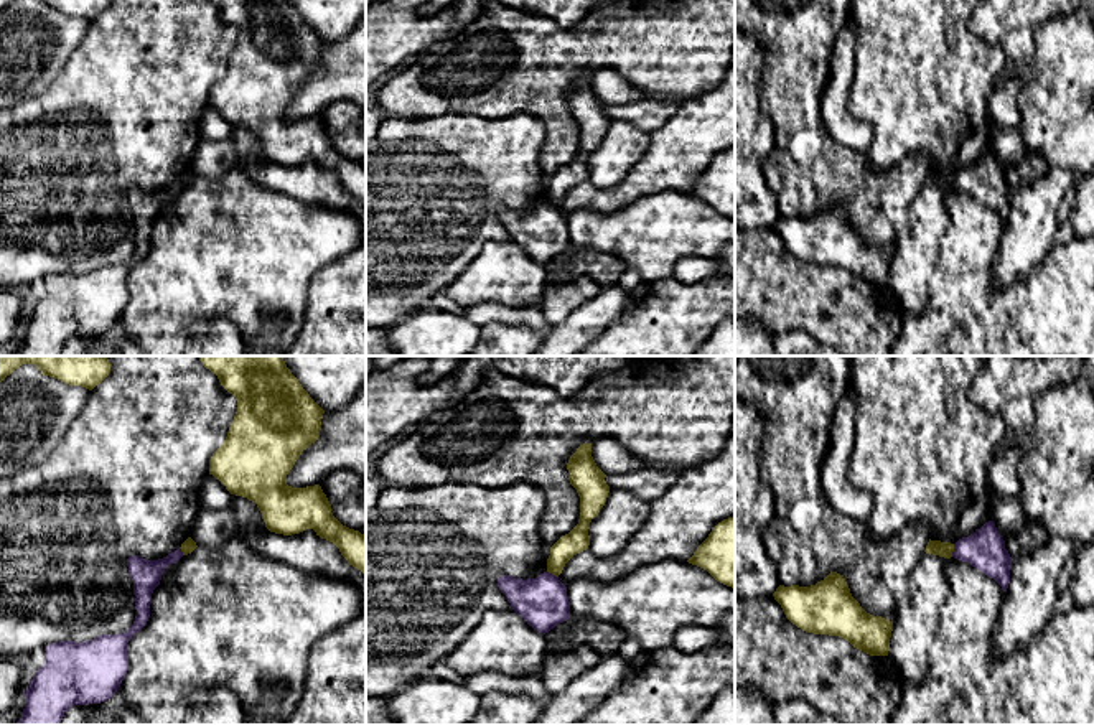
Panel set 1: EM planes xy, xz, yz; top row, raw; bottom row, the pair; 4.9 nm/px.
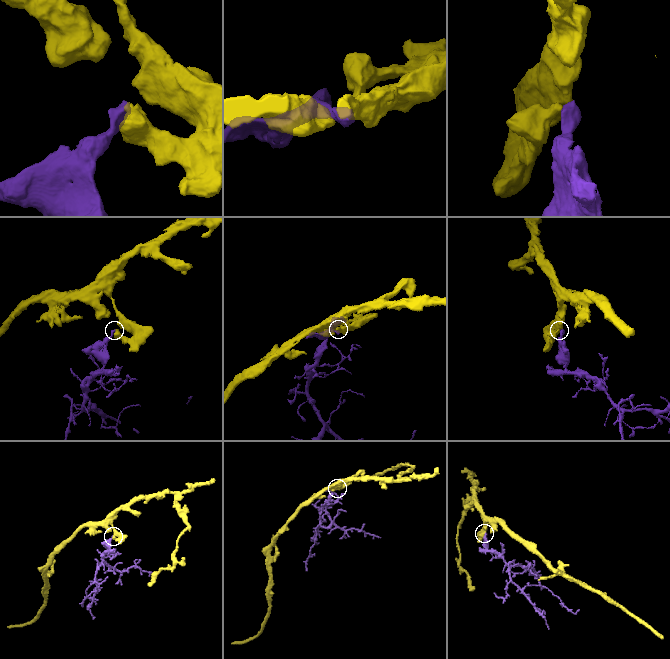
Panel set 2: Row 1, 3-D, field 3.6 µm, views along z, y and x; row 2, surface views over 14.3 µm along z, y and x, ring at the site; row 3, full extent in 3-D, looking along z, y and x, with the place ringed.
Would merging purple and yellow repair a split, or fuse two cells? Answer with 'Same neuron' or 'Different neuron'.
Different neuron

